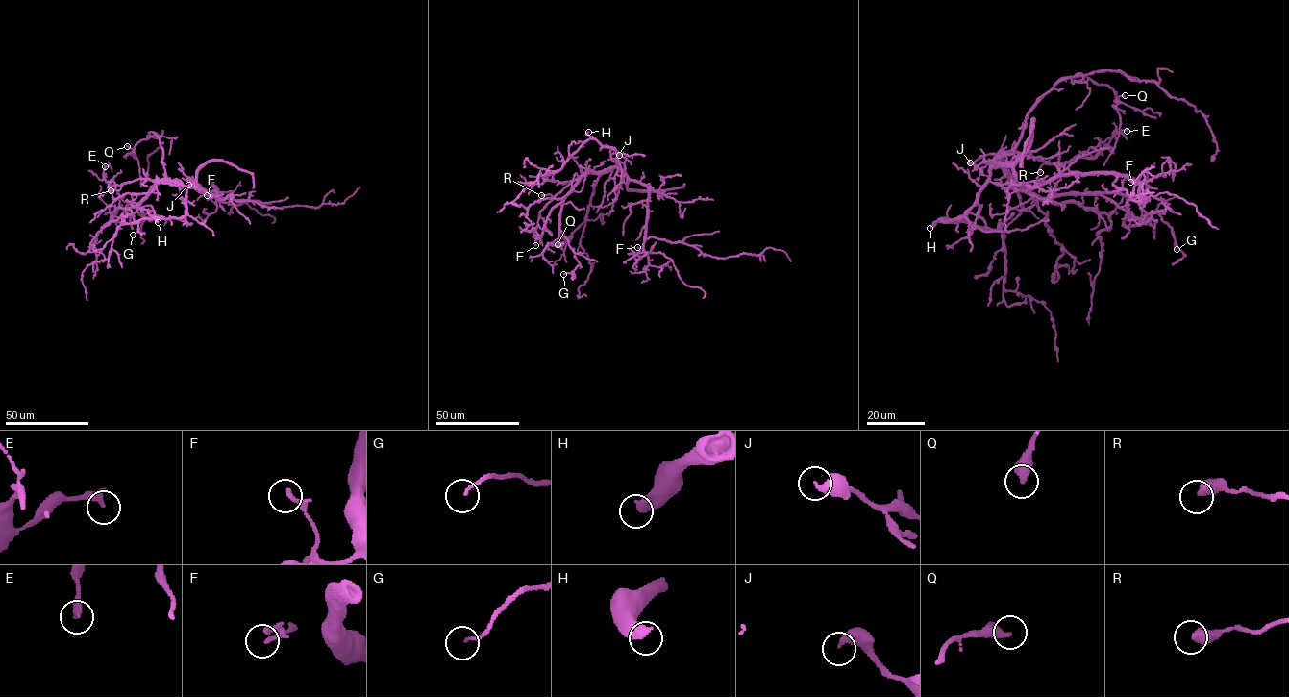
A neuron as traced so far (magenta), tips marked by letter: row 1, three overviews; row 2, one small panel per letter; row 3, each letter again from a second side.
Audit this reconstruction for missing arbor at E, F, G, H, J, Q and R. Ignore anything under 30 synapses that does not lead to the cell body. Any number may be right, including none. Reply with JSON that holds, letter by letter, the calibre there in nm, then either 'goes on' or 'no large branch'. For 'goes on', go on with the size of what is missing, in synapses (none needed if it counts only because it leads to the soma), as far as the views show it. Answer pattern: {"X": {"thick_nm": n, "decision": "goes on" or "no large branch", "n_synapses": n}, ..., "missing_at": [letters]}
{"E": {"thick_nm": 320, "decision": "no large branch"}, "F": {"thick_nm": 220, "decision": "no large branch"}, "G": {"thick_nm": 120, "decision": "no large branch"}, "H": {"thick_nm": 440, "decision": "goes on"}, "J": {"thick_nm": 320, "decision": "no large branch"}, "Q": {"thick_nm": 480, "decision": "no large branch"}, "R": {"thick_nm": 460, "decision": "no large branch"}, "missing_at": ["H"]}

